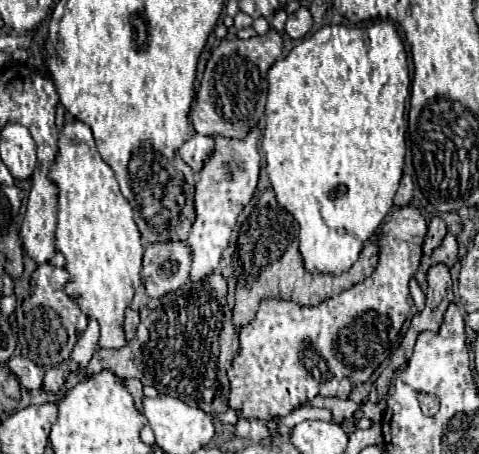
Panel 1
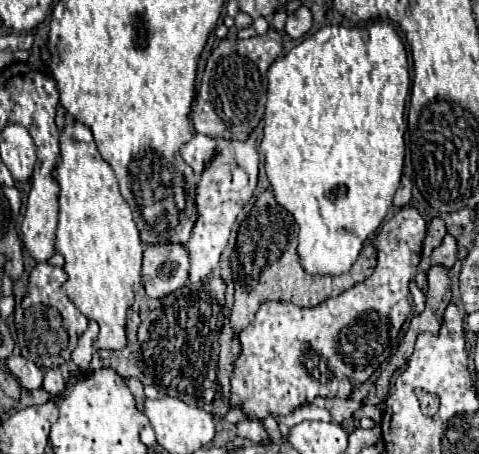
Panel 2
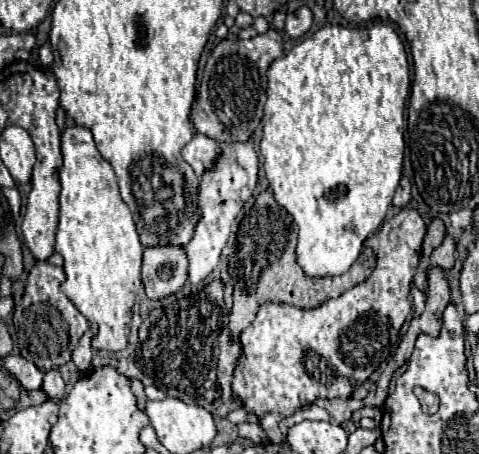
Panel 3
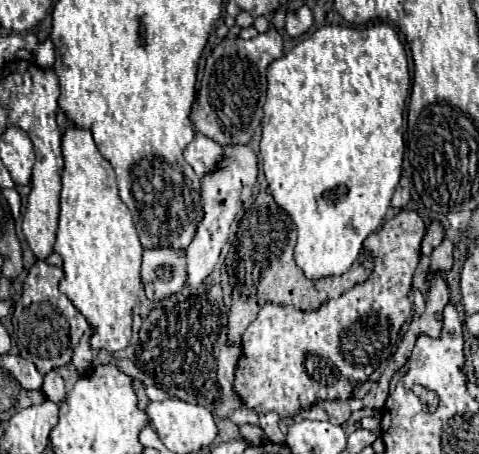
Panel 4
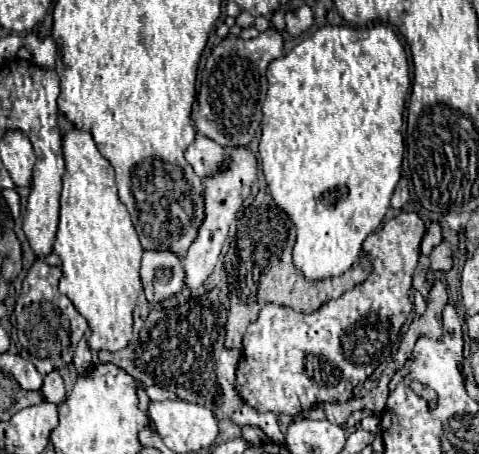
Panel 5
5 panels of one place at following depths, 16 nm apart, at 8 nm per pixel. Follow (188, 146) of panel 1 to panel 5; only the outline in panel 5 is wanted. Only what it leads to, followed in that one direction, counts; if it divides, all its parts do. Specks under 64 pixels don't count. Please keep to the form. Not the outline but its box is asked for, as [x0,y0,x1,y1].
[186,134,230,178]

